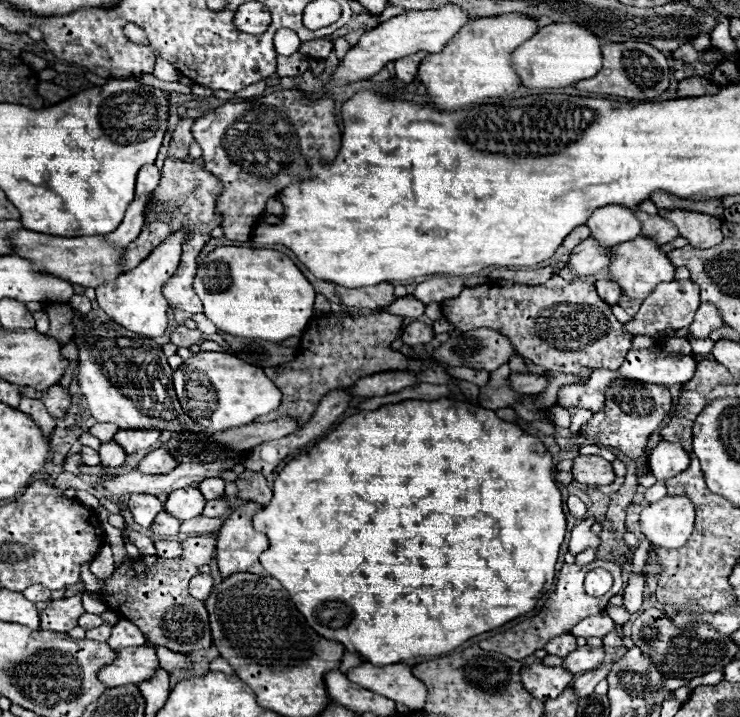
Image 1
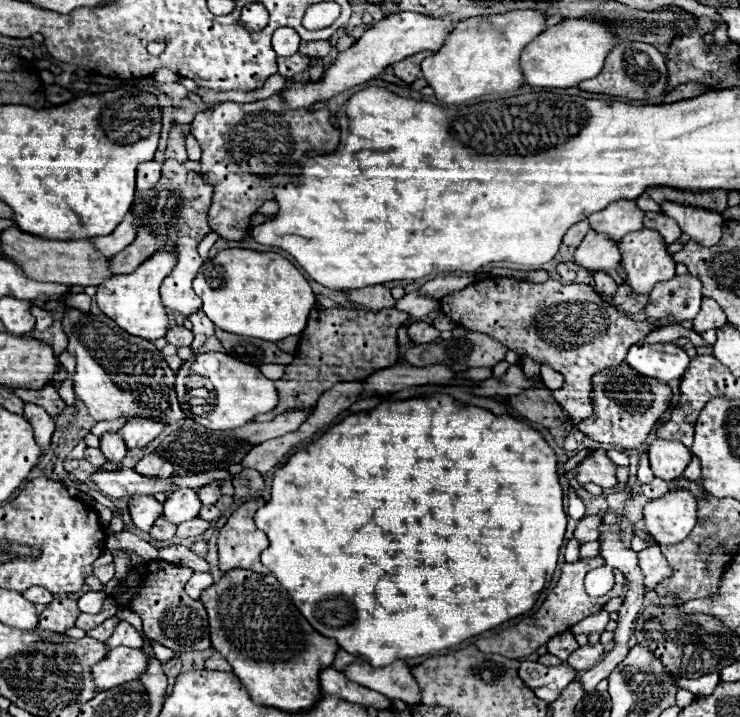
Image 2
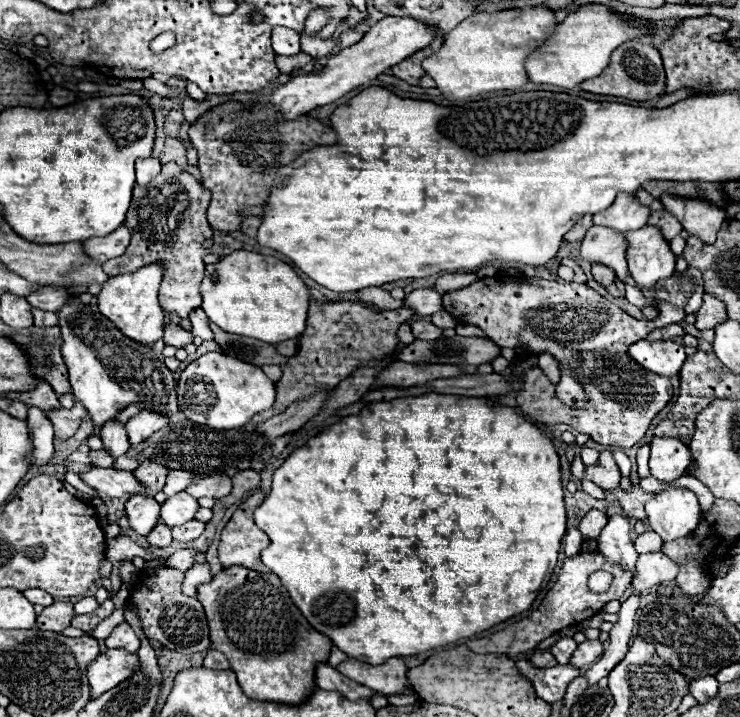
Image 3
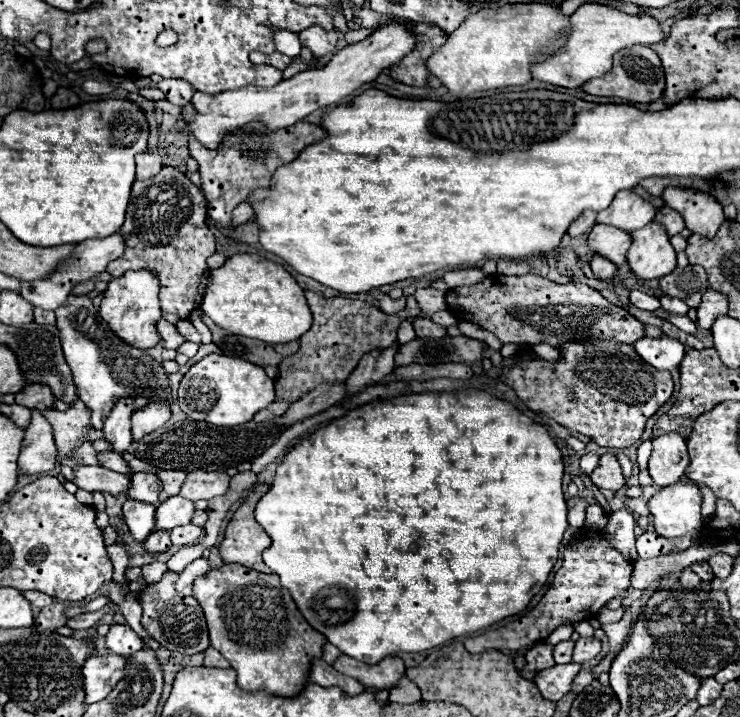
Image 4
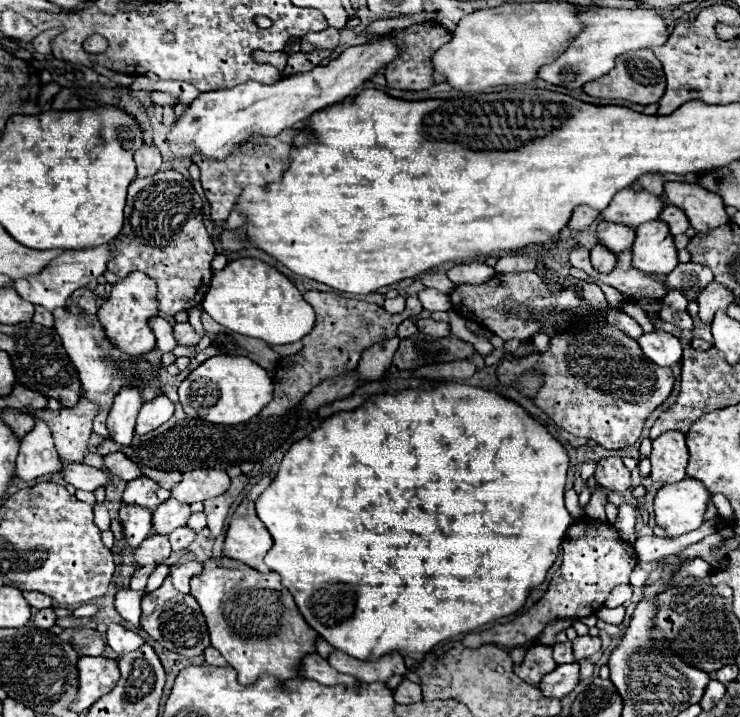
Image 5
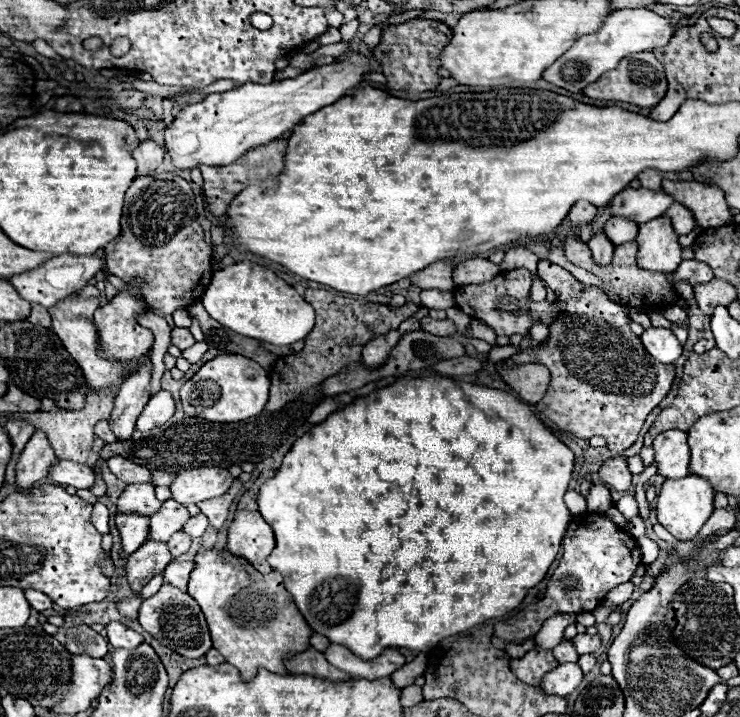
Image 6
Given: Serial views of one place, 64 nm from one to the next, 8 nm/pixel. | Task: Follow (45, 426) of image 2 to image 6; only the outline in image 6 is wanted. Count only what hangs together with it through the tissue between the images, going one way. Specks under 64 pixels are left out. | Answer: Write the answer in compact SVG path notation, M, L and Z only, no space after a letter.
M34 432L32 440L26 444L18 464L16 464L16 484L18 492L28 494L32 490L32 484L40 478L48 476L48 468L54 464L56 456L50 448L44 432Z

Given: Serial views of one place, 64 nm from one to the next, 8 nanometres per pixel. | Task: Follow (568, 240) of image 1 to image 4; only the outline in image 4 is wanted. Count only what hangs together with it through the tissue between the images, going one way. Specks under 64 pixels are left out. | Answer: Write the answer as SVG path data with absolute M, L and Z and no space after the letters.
M584 210L584 212L570 224L568 234L570 234L572 238L576 238L576 236L584 234L588 228L592 228L594 224L596 224L596 214L594 214L592 210Z

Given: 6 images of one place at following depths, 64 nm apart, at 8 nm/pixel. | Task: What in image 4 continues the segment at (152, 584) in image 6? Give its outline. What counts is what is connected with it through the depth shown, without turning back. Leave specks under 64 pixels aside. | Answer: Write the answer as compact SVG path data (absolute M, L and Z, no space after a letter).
M152 562L152 564L142 566L142 576L146 578L148 584L156 584L166 570L168 570L168 566L164 562Z

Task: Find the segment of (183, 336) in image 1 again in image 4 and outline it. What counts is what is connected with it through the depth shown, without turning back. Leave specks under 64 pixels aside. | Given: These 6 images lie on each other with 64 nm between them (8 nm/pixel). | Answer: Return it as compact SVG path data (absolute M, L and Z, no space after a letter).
M160 318L156 322L156 328L158 328L158 334L160 334L160 344L168 350L168 348L178 348L180 344L184 344L184 338L176 332L176 326L166 322L164 318Z

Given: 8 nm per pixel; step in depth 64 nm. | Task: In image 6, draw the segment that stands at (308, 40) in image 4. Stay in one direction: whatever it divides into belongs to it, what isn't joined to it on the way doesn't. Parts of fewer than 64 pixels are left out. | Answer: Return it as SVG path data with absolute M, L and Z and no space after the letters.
M329 27L322 36L318 36L318 44L320 46L328 46L328 44L336 44L336 42L340 42L342 40L341 34L338 28Z

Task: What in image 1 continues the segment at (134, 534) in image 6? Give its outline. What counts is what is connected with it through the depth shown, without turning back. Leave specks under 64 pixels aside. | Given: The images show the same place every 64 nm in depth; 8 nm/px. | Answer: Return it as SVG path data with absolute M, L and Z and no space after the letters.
M142 494L142 496L132 496L128 502L128 508L134 514L136 524L140 524L142 528L150 528L150 524L154 522L154 516L162 512L162 502L154 496Z

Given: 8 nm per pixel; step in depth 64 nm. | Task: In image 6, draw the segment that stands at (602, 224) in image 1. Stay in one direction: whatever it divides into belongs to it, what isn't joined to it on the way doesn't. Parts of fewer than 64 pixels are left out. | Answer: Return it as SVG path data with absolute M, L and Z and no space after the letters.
M626 188L612 200L612 216L624 216L638 224L654 220L666 212L674 204L674 198L664 190L648 190L648 188Z

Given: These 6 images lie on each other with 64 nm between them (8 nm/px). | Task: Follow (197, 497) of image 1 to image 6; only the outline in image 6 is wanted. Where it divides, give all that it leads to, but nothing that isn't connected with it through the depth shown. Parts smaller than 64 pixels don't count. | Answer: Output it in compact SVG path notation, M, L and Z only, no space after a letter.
M166 500L162 502L162 508L150 516L150 532L148 538L156 542L168 542L168 538L182 530L186 520L190 518L186 506L178 504L176 500Z

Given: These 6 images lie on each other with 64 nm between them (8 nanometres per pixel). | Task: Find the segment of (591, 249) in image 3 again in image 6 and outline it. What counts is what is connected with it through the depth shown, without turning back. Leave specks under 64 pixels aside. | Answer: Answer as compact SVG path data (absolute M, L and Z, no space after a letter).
M612 216L606 226L604 226L606 236L612 240L612 244L624 244L630 242L638 236L638 224L634 220L622 218L622 216Z

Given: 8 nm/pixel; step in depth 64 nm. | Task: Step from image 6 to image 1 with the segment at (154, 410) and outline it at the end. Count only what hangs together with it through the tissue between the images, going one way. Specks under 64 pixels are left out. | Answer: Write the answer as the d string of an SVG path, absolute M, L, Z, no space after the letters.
M126 428L126 430L118 430L114 440L128 452L134 454L142 448L150 448L160 436L158 428Z

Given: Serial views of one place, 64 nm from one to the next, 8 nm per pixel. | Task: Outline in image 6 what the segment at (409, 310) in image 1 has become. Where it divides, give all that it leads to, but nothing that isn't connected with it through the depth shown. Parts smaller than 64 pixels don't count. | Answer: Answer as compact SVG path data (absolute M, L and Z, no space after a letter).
M424 290L420 294L420 300L426 308L434 308L434 310L448 310L456 306L454 292L444 292L444 290Z

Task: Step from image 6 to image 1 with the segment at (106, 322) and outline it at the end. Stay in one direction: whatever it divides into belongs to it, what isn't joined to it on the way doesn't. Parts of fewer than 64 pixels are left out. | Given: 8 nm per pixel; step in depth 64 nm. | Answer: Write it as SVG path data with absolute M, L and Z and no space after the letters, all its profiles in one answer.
M174 232L174 236L170 236L168 240L164 240L146 260L142 260L134 270L120 274L116 280L106 282L102 286L96 288L96 300L100 304L100 308L112 318L116 320L120 326L148 336L148 338L156 338L162 336L166 332L168 326L168 302L162 296L162 286L164 282L172 276L172 272L176 272L178 264L180 264L180 254L182 254L182 244L186 240L186 232Z

